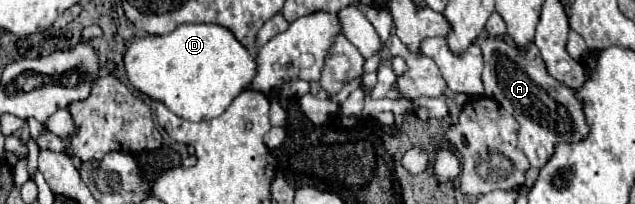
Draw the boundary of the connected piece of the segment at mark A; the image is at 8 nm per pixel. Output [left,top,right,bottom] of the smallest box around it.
[475,36,591,168]

